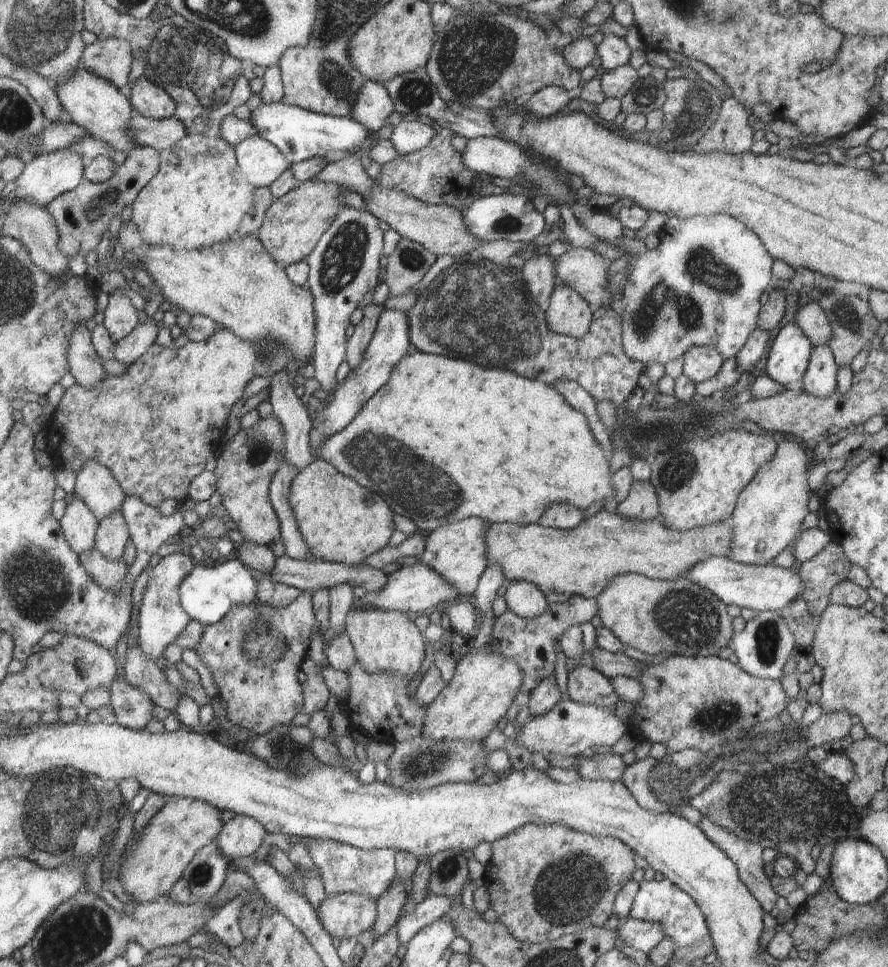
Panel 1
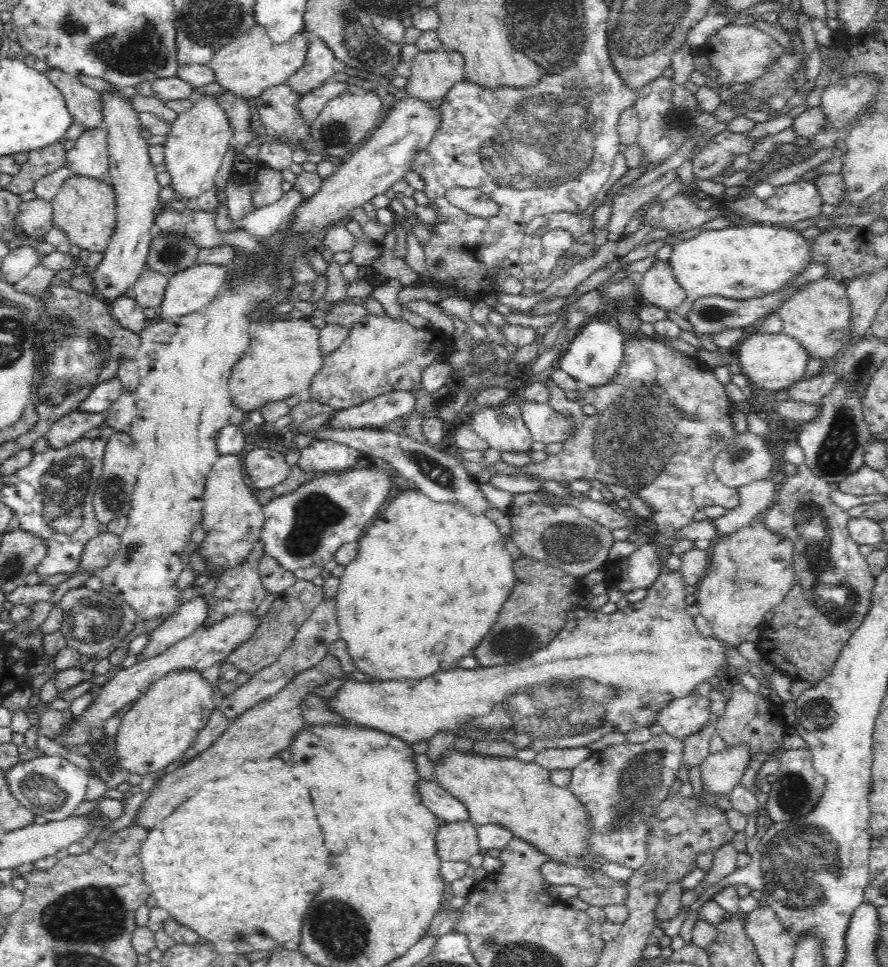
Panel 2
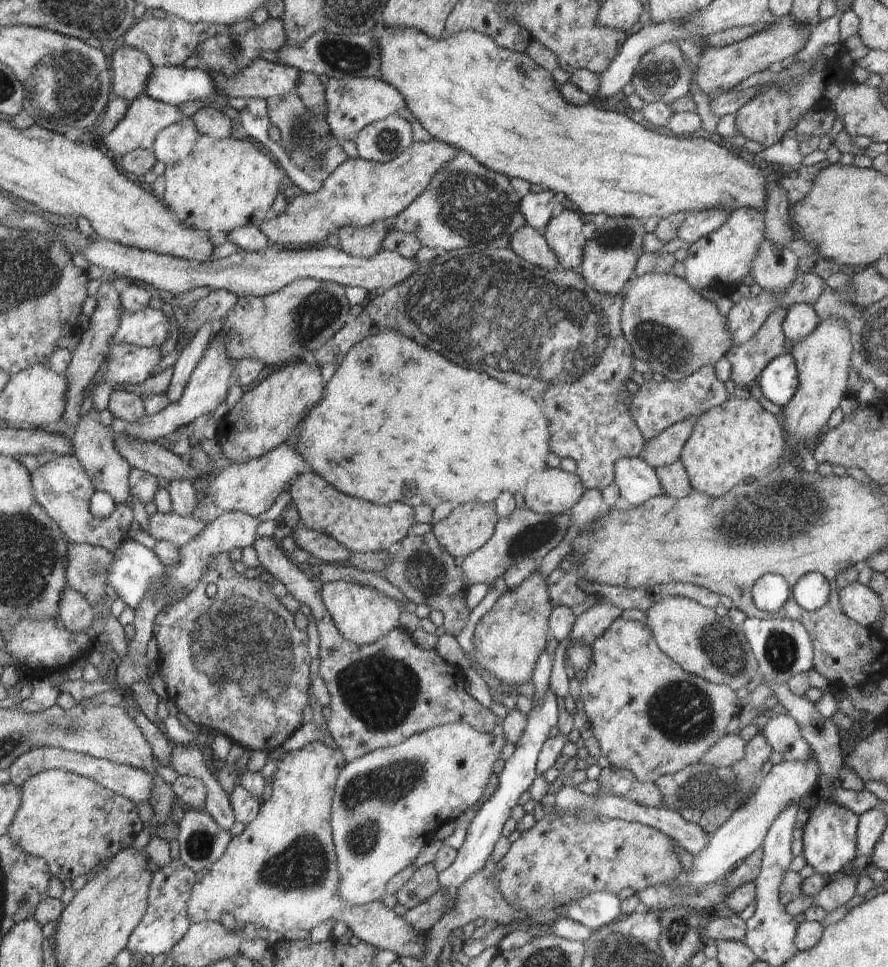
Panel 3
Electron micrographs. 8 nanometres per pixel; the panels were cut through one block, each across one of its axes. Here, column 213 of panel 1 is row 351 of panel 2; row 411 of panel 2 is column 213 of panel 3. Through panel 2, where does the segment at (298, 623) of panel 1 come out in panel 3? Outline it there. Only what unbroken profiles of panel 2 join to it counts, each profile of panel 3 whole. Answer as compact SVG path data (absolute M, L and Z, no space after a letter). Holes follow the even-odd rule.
M218 554L212 556L208 562L208 568L204 570L200 582L192 591L174 602L172 606L168 606L156 616L153 626L153 635L156 638L159 650L159 658L157 659L158 672L165 683L167 700L173 702L178 710L182 710L184 714L190 717L190 720L198 726L207 727L210 732L219 734L224 732L229 739L241 745L244 749L250 751L270 752L282 748L282 744L292 736L295 730L302 726L302 712L308 700L308 688L311 686L310 662L311 658L308 654L308 635L305 631L298 630L294 624L294 615L282 605L280 600L272 592L267 578L250 579L245 574L238 573L234 569L233 563L230 561L228 554Z

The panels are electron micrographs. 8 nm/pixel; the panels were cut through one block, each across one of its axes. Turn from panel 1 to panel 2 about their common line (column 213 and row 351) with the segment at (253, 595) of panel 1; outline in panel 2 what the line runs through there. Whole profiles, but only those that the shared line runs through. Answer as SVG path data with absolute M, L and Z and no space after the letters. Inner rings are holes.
M587 321L572 340L566 354L559 361L559 368L569 374L581 386L602 386L614 380L624 357L625 335L614 321Z

